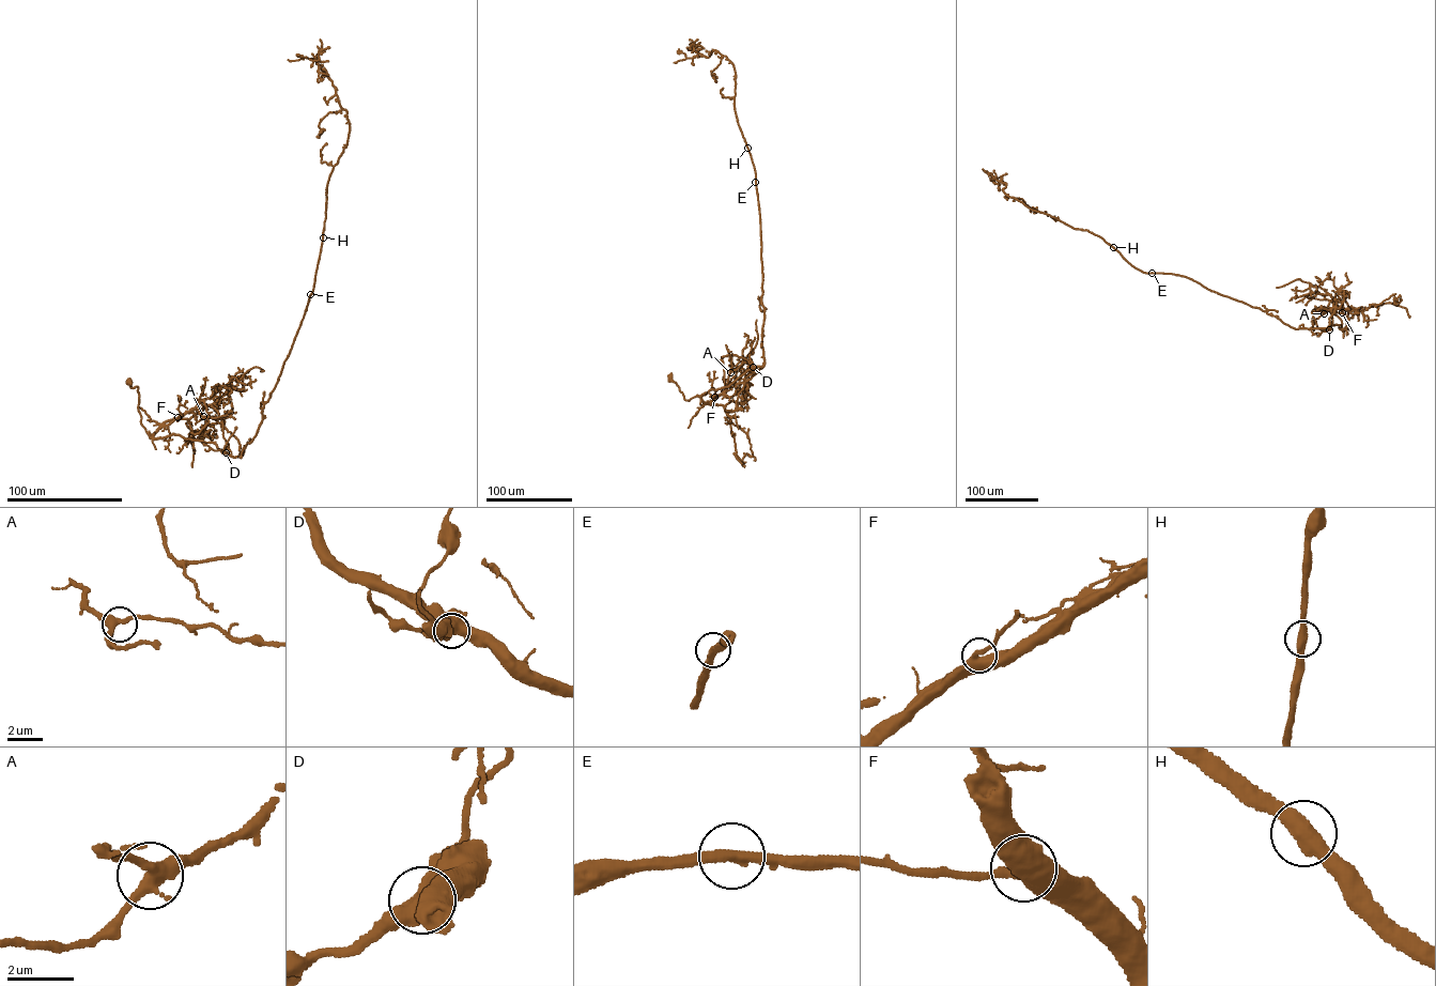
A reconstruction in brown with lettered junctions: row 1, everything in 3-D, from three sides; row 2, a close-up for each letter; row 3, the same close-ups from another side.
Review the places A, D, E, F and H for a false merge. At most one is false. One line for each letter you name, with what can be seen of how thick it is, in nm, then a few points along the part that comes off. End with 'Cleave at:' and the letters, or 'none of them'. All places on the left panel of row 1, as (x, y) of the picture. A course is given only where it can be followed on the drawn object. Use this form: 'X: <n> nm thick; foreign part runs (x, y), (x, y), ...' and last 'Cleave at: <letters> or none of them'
Cleave at: none of them

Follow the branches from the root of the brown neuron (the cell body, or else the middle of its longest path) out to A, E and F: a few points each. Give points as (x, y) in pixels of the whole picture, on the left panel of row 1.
A: (129, 382), (132, 387), (138, 387), (140, 424), (150, 438), (158, 429), (195, 407), (203, 416)
E: (129, 382), (138, 387), (140, 424), (150, 438), (176, 434), (241, 456), (261, 422), (310, 294)
F: (129, 382), (132, 387), (138, 387), (140, 424), (150, 438), (178, 417)

